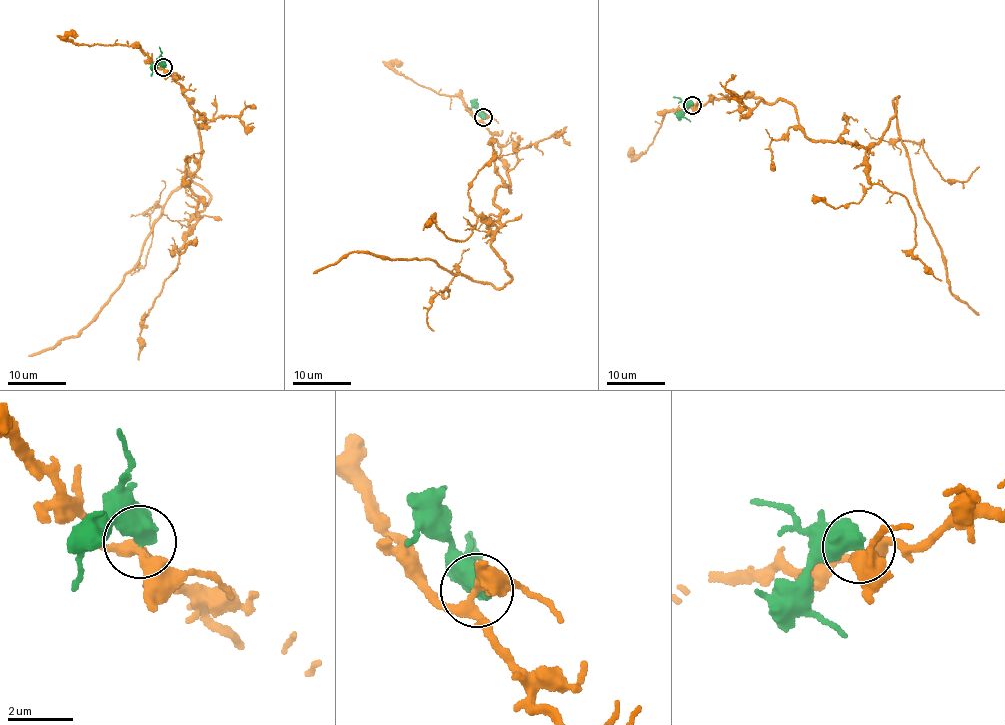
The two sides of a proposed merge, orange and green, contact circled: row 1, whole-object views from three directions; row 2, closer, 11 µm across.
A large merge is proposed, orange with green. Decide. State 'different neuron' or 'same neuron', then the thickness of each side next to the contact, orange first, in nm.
different neuron; 300 nm thick on the orange side, 650 nm on the other

